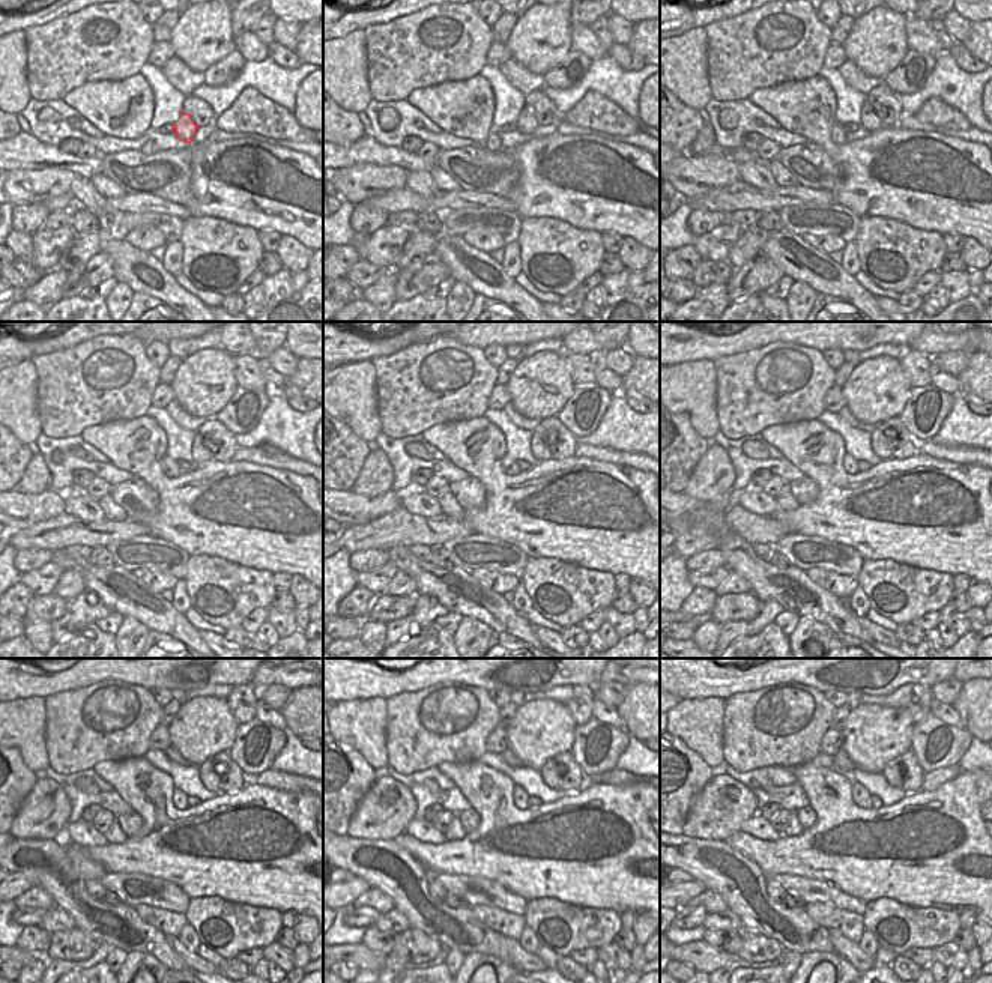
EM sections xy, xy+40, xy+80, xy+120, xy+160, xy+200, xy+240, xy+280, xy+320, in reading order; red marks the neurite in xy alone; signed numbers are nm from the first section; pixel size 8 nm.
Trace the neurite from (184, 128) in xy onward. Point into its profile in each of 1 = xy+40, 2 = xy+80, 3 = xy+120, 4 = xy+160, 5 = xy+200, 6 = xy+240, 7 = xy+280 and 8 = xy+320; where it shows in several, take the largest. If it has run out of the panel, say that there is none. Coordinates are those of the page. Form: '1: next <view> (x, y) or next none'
1: next xy+40 (526, 124)
2: next xy+80 (869, 120)
3: next xy+120 (200, 454)
4: next xy+160 (540, 451)
5: next xy+200 (880, 445)
6: next xy+240 (206, 771)
7: next xy+280 (546, 771)
8: next xy+320 (884, 771)

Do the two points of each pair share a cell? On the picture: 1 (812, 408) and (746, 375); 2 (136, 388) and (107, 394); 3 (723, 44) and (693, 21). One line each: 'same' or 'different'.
1: same
2: same
3: different

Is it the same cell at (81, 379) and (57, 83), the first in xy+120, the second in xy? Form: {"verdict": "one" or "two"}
{"verdict": "one"}

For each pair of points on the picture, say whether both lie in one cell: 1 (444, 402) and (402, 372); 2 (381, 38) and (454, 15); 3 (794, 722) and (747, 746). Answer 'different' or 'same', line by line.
1: same
2: same
3: same

